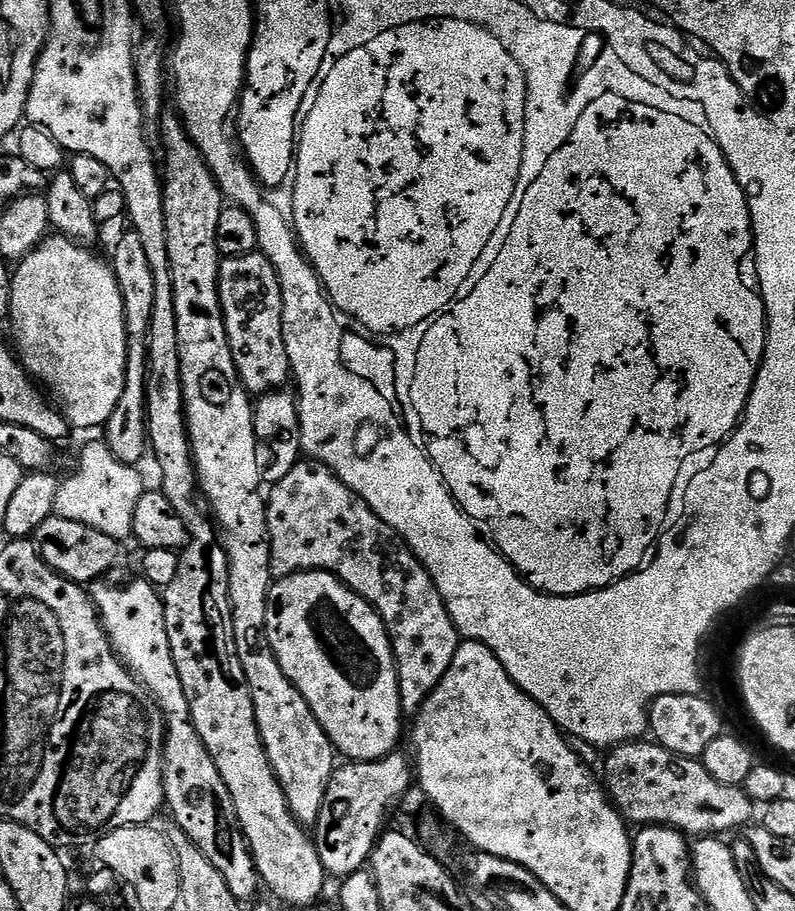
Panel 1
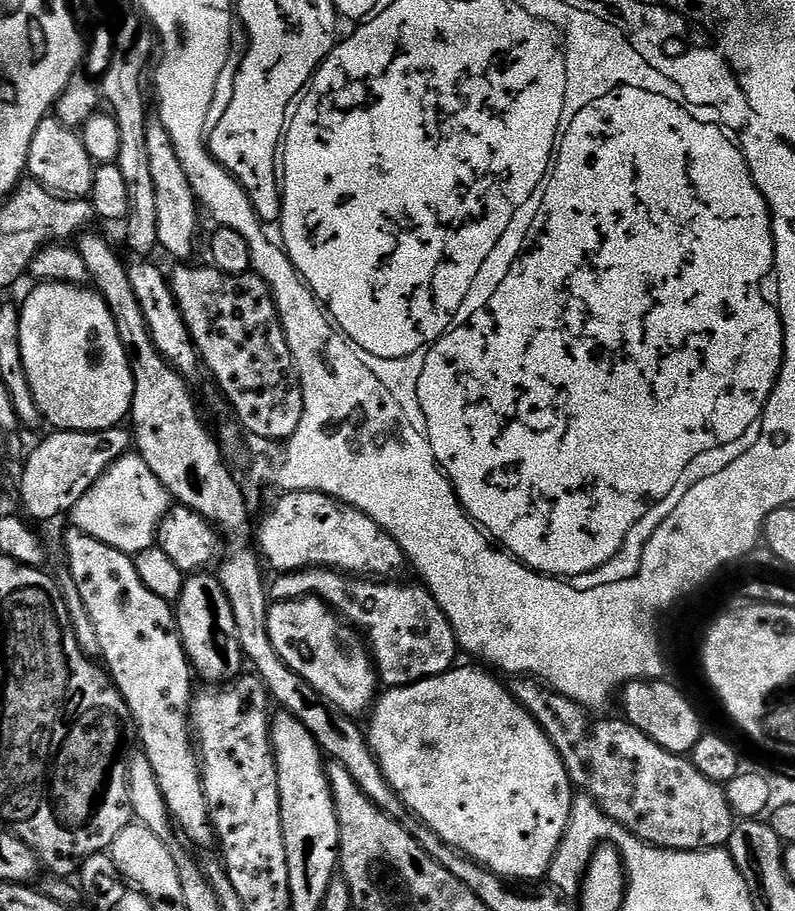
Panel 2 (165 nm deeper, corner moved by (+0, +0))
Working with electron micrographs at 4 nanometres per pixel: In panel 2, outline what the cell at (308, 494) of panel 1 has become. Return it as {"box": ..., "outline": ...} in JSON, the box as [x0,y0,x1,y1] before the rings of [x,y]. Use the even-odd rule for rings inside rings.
{"box":[266,568,458,689],"outline":[[[305,568],[303,572],[286,572],[275,577],[276,581],[267,585],[266,591],[269,601],[281,604],[282,602],[290,602],[291,600],[320,600],[325,606],[331,608],[345,624],[351,626],[366,641],[367,647],[370,649],[370,655],[374,661],[374,667],[378,673],[378,680],[385,689],[404,688],[407,684],[417,684],[420,680],[425,680],[431,676],[441,676],[443,672],[449,672],[457,663],[456,652],[458,653],[458,645],[456,635],[450,626],[450,622],[446,618],[446,614],[442,614],[442,610],[438,606],[438,602],[428,593],[423,583],[416,584],[396,584],[400,582],[381,582],[376,578],[357,578],[347,574],[341,574],[331,568]]]}

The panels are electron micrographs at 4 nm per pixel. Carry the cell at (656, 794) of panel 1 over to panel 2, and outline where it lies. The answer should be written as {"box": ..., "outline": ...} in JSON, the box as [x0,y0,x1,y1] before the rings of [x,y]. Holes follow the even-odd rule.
{"box":[511,678,734,852],"outline":[[[516,678],[511,682],[512,695],[548,735],[573,785],[577,789],[585,788],[588,791],[587,799],[597,804],[611,820],[656,848],[669,848],[675,852],[703,852],[705,848],[723,848],[727,845],[734,827],[728,795],[721,785],[710,782],[706,774],[699,772],[687,755],[668,752],[642,729],[623,718],[600,720],[591,728],[592,720],[588,717],[591,715],[570,698],[560,696],[551,688],[528,678]]]}

